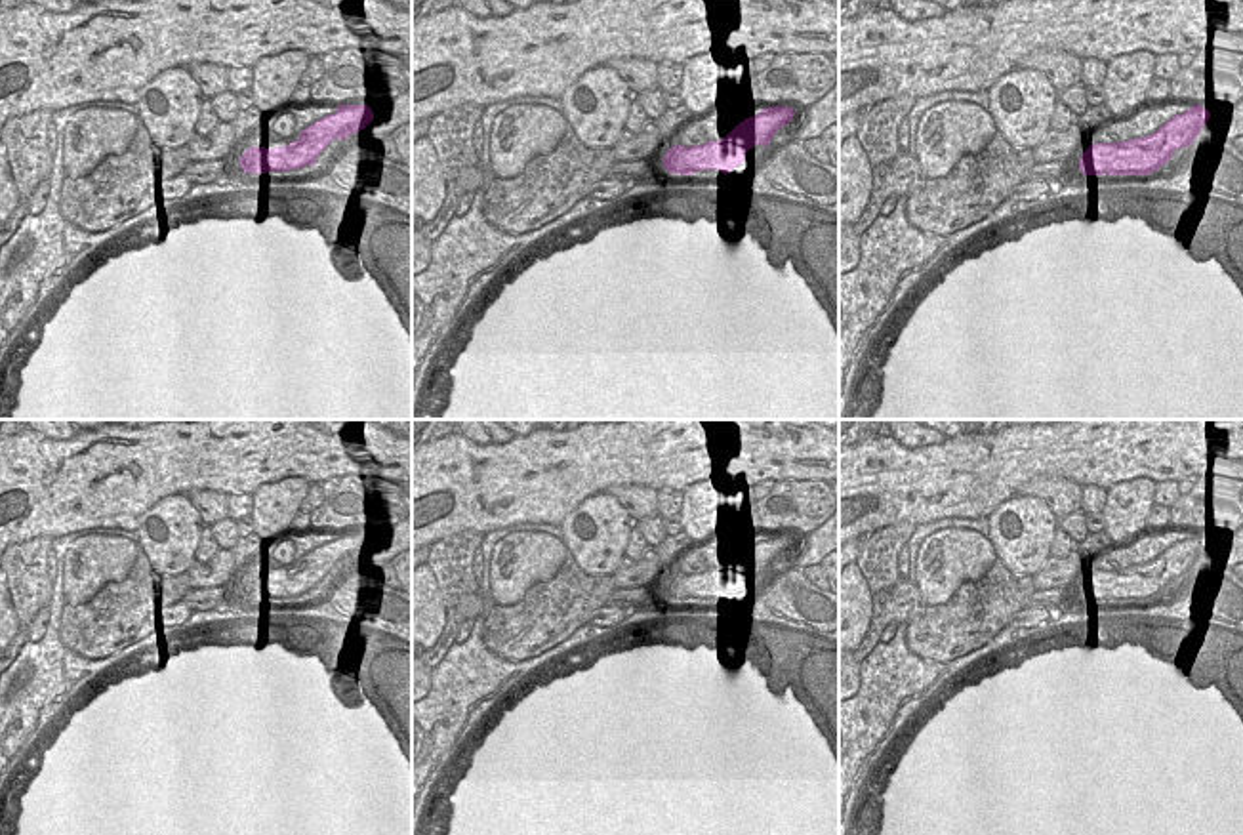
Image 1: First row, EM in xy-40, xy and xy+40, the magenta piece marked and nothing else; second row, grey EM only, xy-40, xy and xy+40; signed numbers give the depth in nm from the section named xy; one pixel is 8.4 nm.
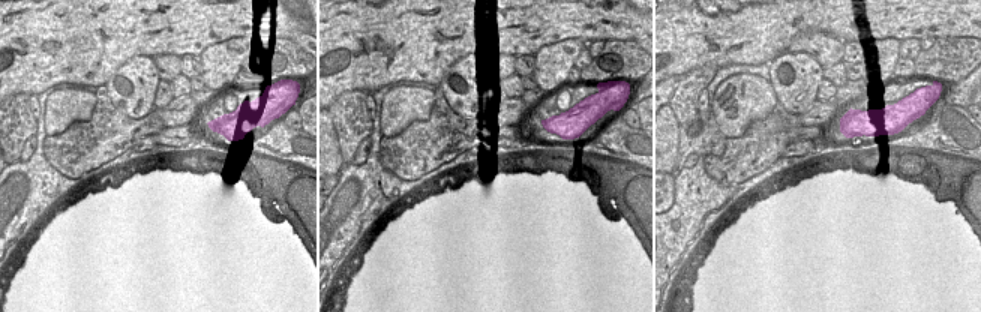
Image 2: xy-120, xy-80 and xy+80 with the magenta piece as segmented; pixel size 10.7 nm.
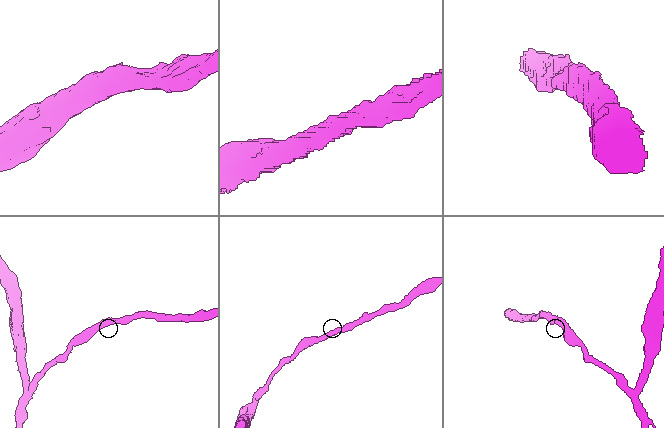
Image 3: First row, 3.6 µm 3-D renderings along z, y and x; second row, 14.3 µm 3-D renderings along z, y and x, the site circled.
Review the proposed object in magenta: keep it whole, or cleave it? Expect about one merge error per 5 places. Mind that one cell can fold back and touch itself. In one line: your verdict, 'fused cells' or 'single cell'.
single cell

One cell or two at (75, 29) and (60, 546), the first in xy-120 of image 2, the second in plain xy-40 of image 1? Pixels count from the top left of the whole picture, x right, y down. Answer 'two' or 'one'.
two

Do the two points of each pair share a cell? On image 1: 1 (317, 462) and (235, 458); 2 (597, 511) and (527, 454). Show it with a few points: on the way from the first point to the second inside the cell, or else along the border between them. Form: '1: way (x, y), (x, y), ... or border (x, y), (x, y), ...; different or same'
1: way (296, 458), (256, 458); same
2: border (605, 490), (586, 496), (559, 525); different

